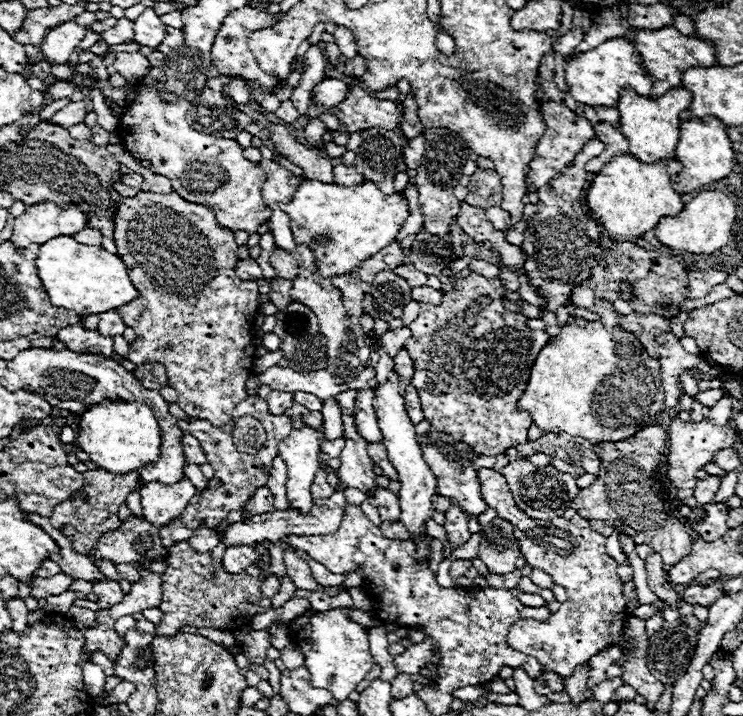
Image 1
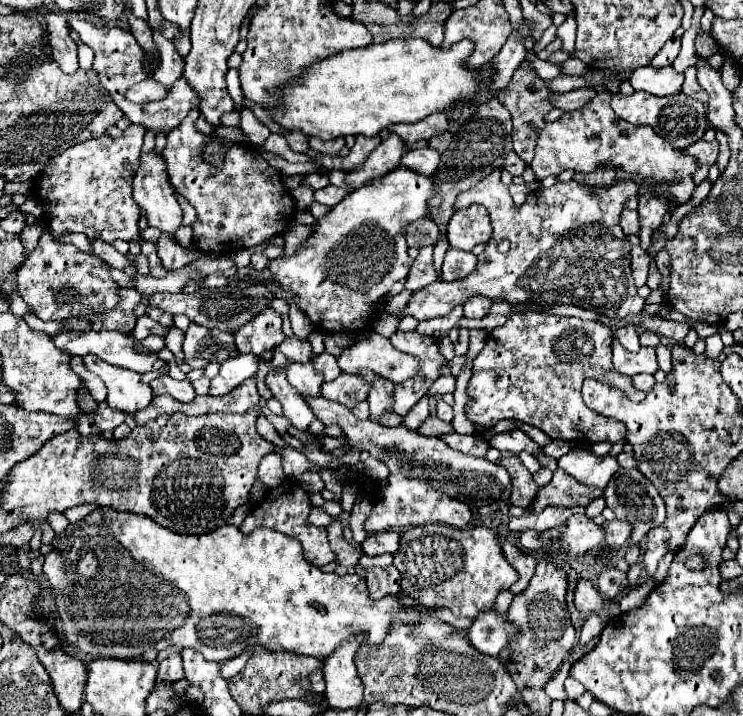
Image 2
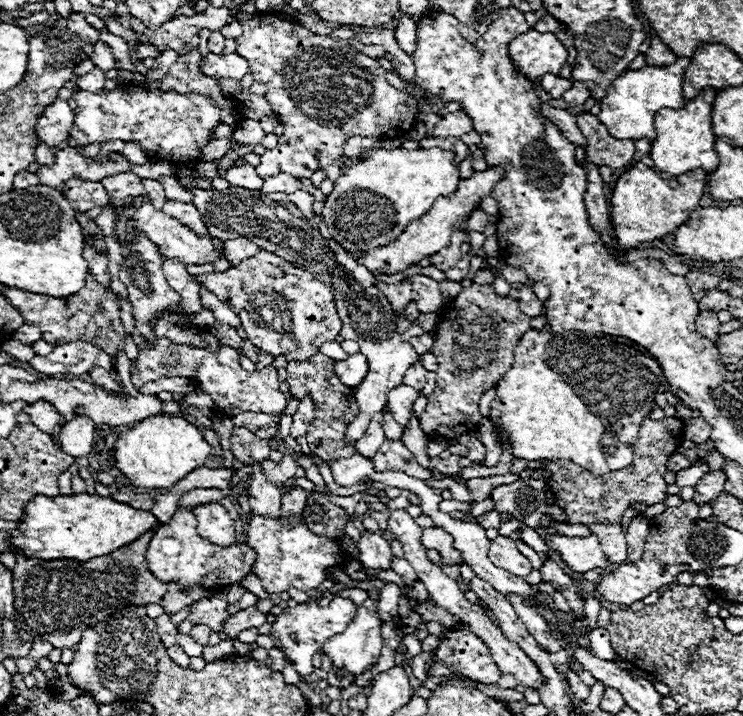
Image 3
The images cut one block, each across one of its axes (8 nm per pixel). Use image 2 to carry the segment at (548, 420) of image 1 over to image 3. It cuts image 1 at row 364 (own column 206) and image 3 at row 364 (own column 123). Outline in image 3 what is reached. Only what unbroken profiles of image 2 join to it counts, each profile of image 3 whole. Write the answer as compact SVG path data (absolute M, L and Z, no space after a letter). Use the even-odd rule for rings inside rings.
M528 330L514 348L512 368L496 386L496 400L490 410L496 442L508 444L514 458L570 460L594 476L626 468L634 458L640 424L656 406L654 394L662 384L668 384L660 372L660 364L640 348L632 340L608 334L586 336L568 332L564 340L548 330Z

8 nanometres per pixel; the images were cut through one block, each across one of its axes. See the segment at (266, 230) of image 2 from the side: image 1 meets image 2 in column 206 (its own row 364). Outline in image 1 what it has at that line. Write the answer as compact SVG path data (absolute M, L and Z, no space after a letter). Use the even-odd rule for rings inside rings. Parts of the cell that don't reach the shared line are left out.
M140 192L134 198L122 198L120 204L118 204L118 212L116 212L114 224L116 224L116 228L114 228L114 242L118 246L118 256L124 260L126 268L128 268L128 274L130 274L130 280L132 280L132 284L136 284L136 288L140 292L140 296L136 300L132 300L132 304L126 304L124 308L116 310L116 312L120 312L122 320L126 320L126 324L136 332L136 340L130 344L130 352L128 352L126 358L130 362L134 362L136 366L146 364L146 362L160 362L160 364L164 364L166 370L168 370L168 386L174 388L176 394L178 394L178 402L176 404L192 418L210 420L216 426L224 426L226 422L232 420L232 412L234 412L236 404L248 396L246 394L246 380L250 378L252 366L254 366L254 360L256 360L256 344L254 344L252 336L254 336L254 316L256 316L258 298L260 298L256 282L244 282L244 280L236 278L236 274L234 274L234 266L238 262L238 256L236 256L238 244L234 242L234 232L230 232L226 228L220 228L216 218L214 218L214 214L212 214L212 210L208 206L186 202L176 192L170 192L170 194Z

